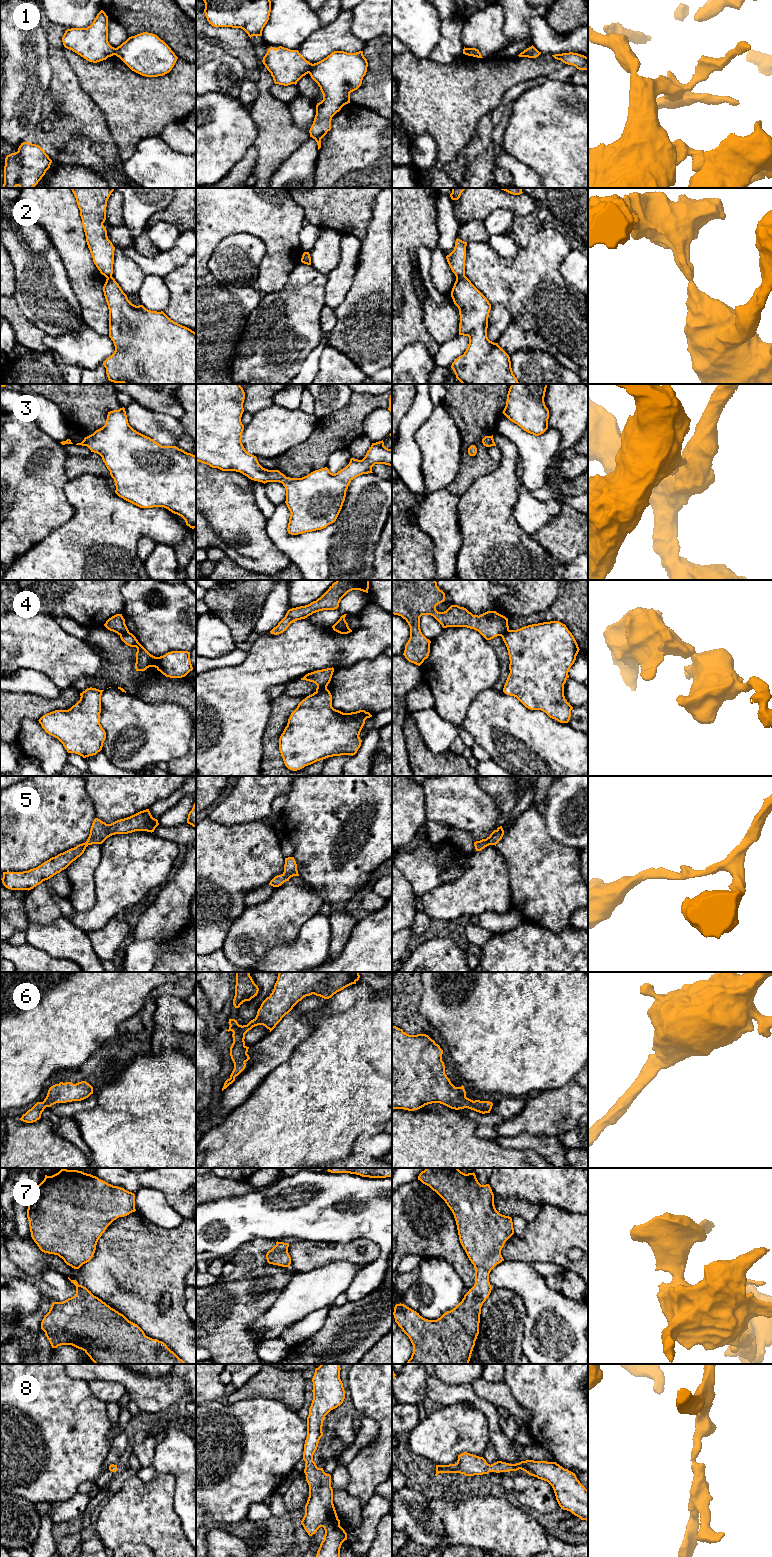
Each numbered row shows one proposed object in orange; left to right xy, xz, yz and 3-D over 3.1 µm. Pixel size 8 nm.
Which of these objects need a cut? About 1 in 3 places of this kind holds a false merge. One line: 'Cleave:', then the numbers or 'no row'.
Cleave: 1, 2, 4

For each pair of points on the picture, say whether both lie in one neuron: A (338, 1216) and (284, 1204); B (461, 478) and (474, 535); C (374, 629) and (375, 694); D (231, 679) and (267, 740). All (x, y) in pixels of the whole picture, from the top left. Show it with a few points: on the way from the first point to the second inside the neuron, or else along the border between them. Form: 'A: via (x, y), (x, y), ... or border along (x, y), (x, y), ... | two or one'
A: via (325, 1207), (297, 1206) | one
B: border along (481, 476), (459, 496) | two
C: border along (381, 653), (372, 659), (361, 659), (351, 665) | two
D: border along (270, 711), (262, 738), (261, 757) | two

